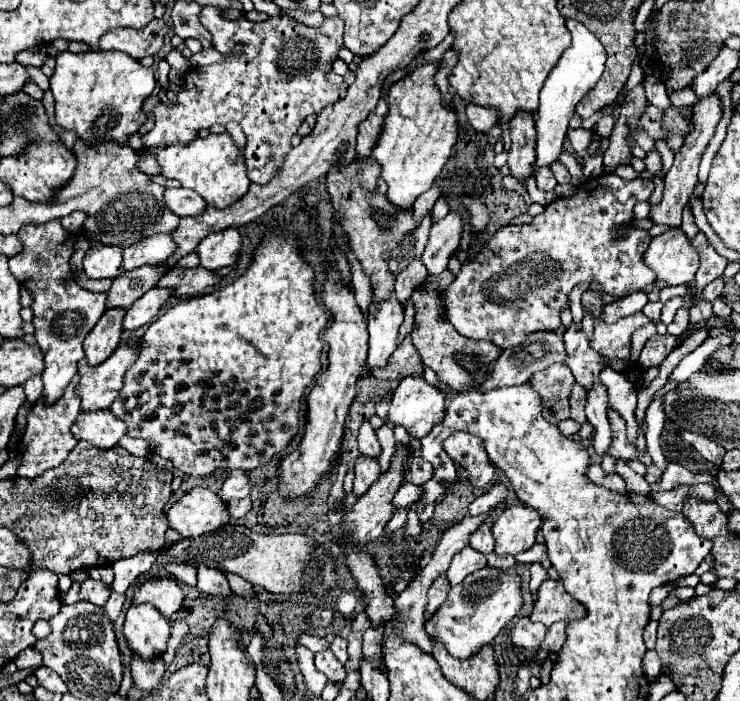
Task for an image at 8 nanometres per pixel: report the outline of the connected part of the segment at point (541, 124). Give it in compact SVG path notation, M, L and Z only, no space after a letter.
M566 19L566 27L572 35L572 45L562 53L556 67L550 71L548 79L544 81L544 87L540 89L540 109L536 113L536 131L538 131L536 169L542 165L548 165L548 163L554 163L558 159L558 155L562 151L562 143L566 139L568 121L574 115L578 101L600 81L600 77L604 73L606 49L598 41L598 37L574 19Z

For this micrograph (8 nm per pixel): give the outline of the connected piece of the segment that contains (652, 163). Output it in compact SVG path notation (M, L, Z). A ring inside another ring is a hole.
M654 147L652 151L648 151L648 157L644 159L644 163L646 163L646 167L648 167L648 171L650 173L660 173L662 171L662 161L660 161L660 153L658 153L658 149Z

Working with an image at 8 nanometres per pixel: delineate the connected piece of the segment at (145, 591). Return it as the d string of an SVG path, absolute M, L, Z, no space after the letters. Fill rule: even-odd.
M148 579L134 593L134 603L152 603L164 617L172 617L180 611L184 591L176 579Z

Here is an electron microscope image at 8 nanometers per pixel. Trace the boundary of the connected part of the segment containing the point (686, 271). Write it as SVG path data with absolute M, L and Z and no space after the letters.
M680 227L666 229L654 237L644 261L656 273L656 277L668 285L692 283L700 267L700 255Z

